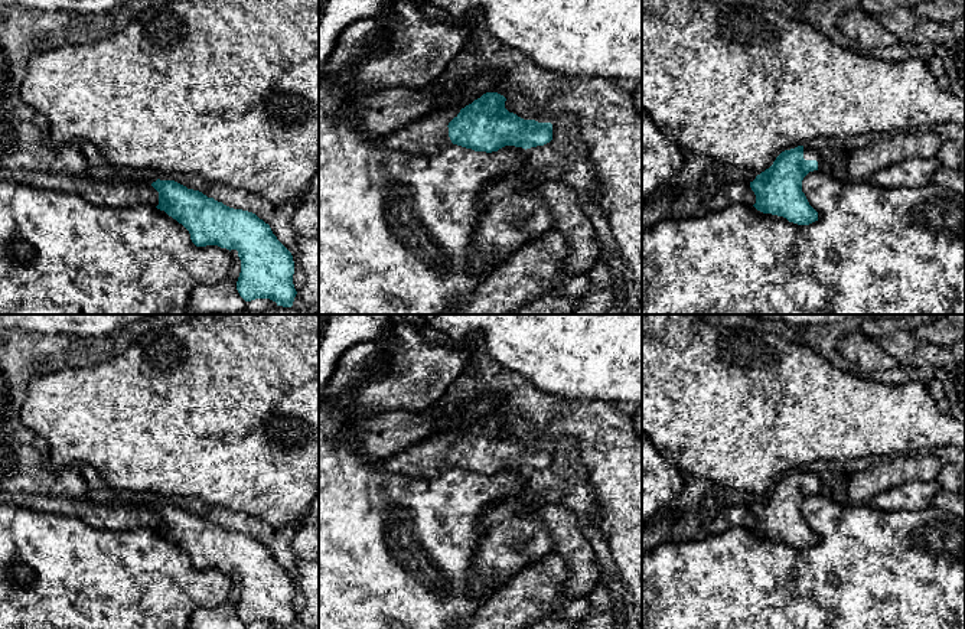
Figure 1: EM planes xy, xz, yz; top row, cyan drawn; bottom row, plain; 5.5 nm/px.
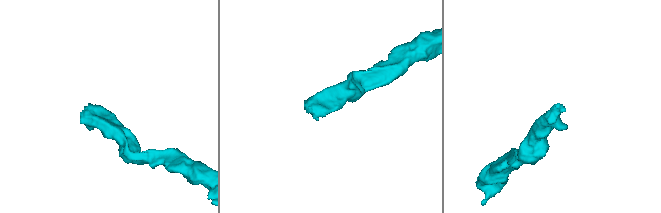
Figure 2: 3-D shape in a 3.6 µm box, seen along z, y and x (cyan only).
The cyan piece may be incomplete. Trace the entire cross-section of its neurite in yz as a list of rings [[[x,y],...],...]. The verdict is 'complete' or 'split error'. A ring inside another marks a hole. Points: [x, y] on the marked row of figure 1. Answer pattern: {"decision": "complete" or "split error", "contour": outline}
{"decision": "split error", "contour": [[[798,146],[782,151],[769,169],[750,182],[756,195],[753,206],[798,225],[818,221],[818,212],[802,192],[802,180],[809,172],[818,170],[818,160],[819,153],[812,147]]]}

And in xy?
{"decision": "complete", "contour": [[[157,179],[151,186],[159,192],[159,205],[156,208],[182,224],[189,231],[190,239],[196,247],[218,245],[229,251],[238,251],[241,273],[237,281],[237,290],[245,302],[270,299],[277,306],[293,306],[297,294],[293,284],[293,255],[277,239],[268,224],[252,212],[229,208],[175,180]]]}

